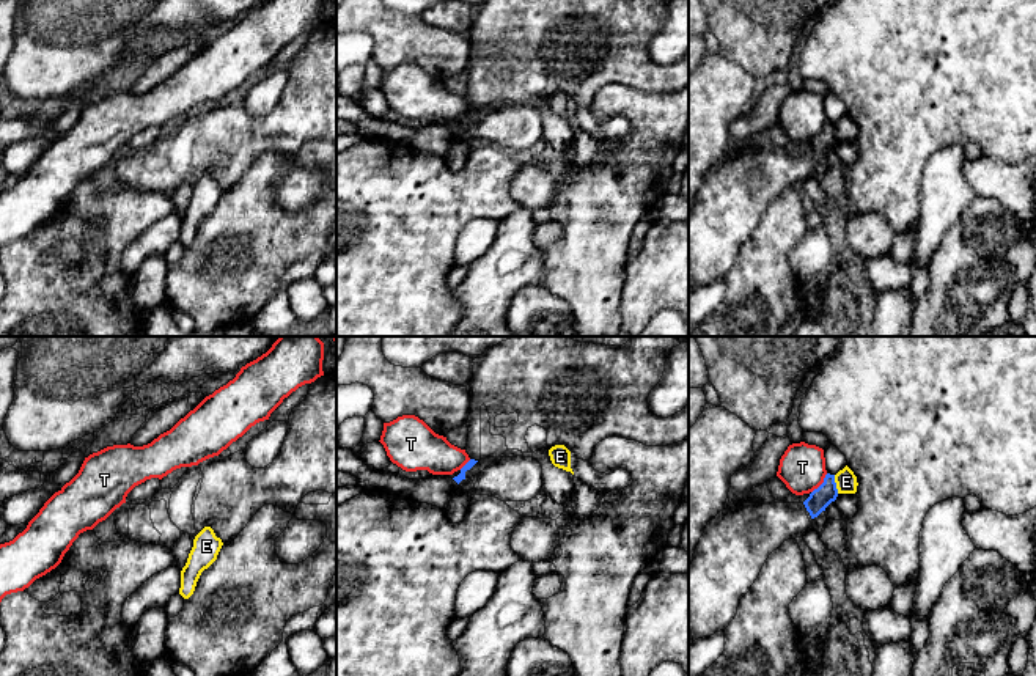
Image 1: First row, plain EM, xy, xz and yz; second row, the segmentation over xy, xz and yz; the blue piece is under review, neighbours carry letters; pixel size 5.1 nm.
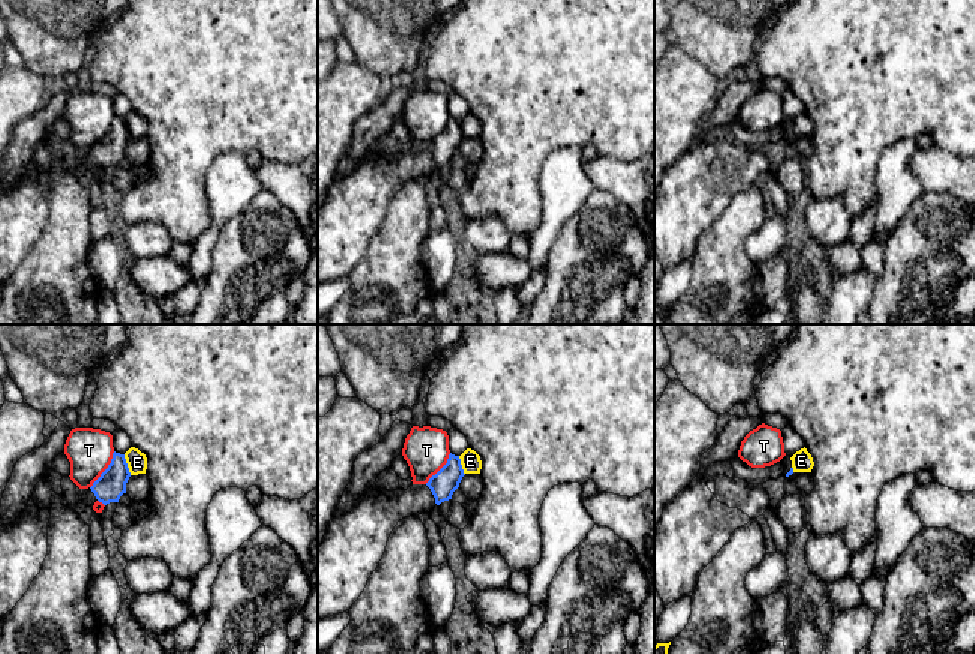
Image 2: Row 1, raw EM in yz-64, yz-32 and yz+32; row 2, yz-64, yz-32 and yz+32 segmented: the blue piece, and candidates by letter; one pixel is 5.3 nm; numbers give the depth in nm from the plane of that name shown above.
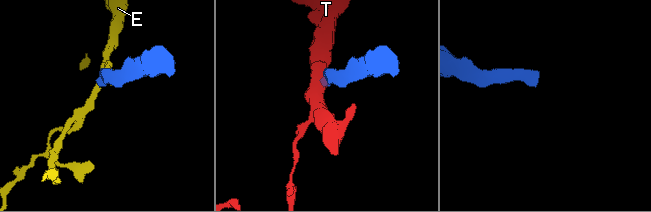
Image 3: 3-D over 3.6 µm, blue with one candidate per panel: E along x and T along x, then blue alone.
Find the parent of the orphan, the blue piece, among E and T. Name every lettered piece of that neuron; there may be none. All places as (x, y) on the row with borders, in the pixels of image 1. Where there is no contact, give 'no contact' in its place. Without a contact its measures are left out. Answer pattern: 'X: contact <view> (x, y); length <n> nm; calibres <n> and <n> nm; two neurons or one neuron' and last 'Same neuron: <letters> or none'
E: contact yz (835, 484); length 100 nm; calibres 110 and 110 nm; two neurons
T: contact yz (822, 483); length 130 nm; calibres 110 and 240 nm; two neurons
Same neuron: none

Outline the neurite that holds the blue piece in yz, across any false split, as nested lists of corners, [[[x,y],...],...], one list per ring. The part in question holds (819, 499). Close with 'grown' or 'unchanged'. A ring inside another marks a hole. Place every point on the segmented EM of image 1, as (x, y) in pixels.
[[[827,473],[824,483],[803,503],[739,503],[720,511],[707,522],[689,566],[689,623],[693,641],[725,630],[737,613],[740,599],[750,591],[769,555],[788,539],[803,536],[817,517],[835,501],[838,489],[835,475]]]; grown

